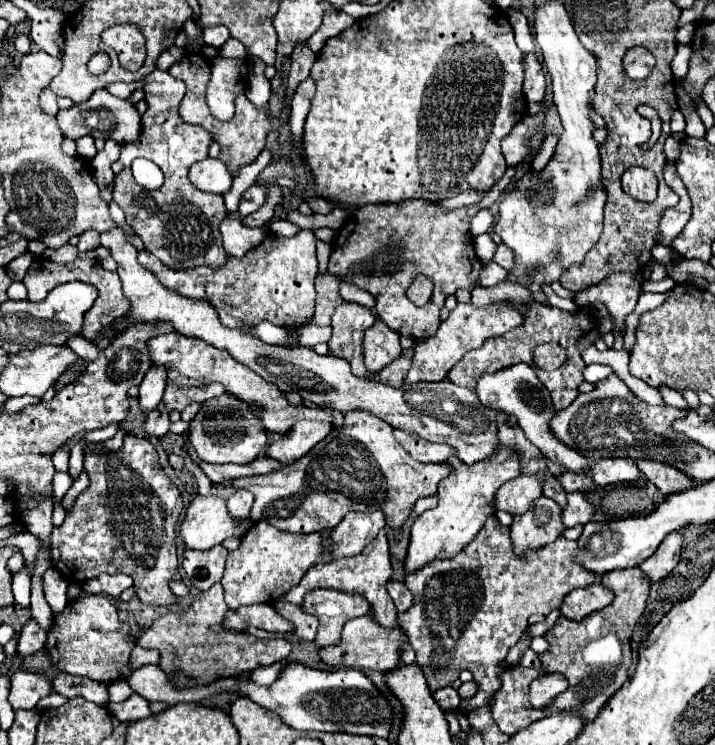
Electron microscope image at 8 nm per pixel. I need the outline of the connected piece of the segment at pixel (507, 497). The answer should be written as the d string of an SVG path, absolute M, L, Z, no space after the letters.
M517 476L509 480L505 486L497 490L497 502L495 502L495 512L505 510L511 516L523 514L529 510L535 502L535 498L541 496L541 482L535 476Z

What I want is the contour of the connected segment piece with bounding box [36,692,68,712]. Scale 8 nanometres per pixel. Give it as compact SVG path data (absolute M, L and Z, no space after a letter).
M52 692L49 694L49 696L46 696L45 698L42 698L37 706L36 709L38 712L43 712L50 708L57 708L59 706L62 706L64 703L66 703L68 699L60 694L57 694L55 692Z

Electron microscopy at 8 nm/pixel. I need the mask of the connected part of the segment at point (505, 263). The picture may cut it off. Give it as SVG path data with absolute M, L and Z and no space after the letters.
M504 243L497 245L497 250L492 260L507 271L511 271L515 266L514 253Z

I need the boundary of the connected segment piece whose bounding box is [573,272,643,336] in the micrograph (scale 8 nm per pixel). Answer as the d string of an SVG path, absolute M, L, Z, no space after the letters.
M611 274L605 278L601 284L589 286L573 296L573 302L577 306L589 306L595 302L603 302L615 322L615 328L625 334L625 318L633 312L637 298L639 298L639 288L641 288L643 276L641 274Z

